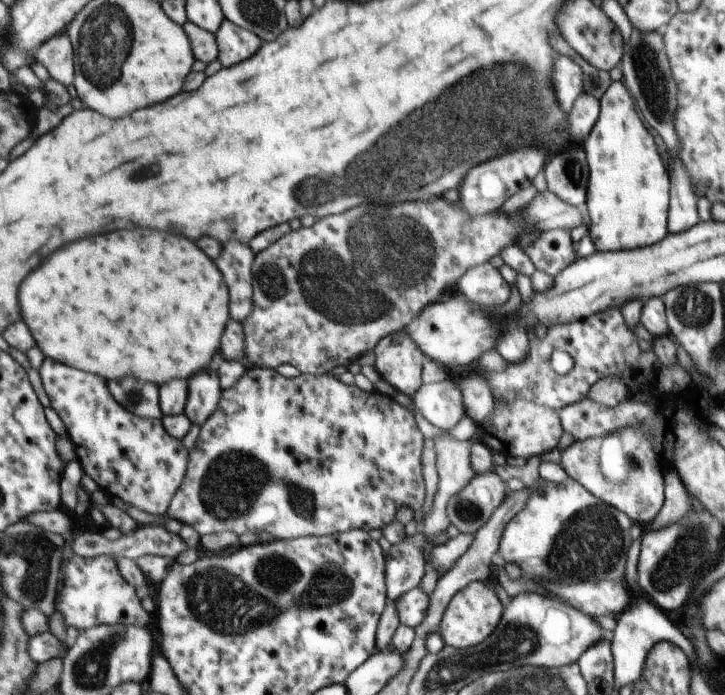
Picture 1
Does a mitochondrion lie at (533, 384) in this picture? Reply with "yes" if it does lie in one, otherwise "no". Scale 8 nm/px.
yes

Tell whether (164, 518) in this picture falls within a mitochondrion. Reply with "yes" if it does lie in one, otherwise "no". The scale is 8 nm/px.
no

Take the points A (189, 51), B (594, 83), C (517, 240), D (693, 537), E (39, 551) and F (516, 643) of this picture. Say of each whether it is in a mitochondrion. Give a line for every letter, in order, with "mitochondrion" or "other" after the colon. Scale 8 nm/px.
A: other
B: other
C: other
D: mitochondrion
E: mitochondrion
F: mitochondrion

